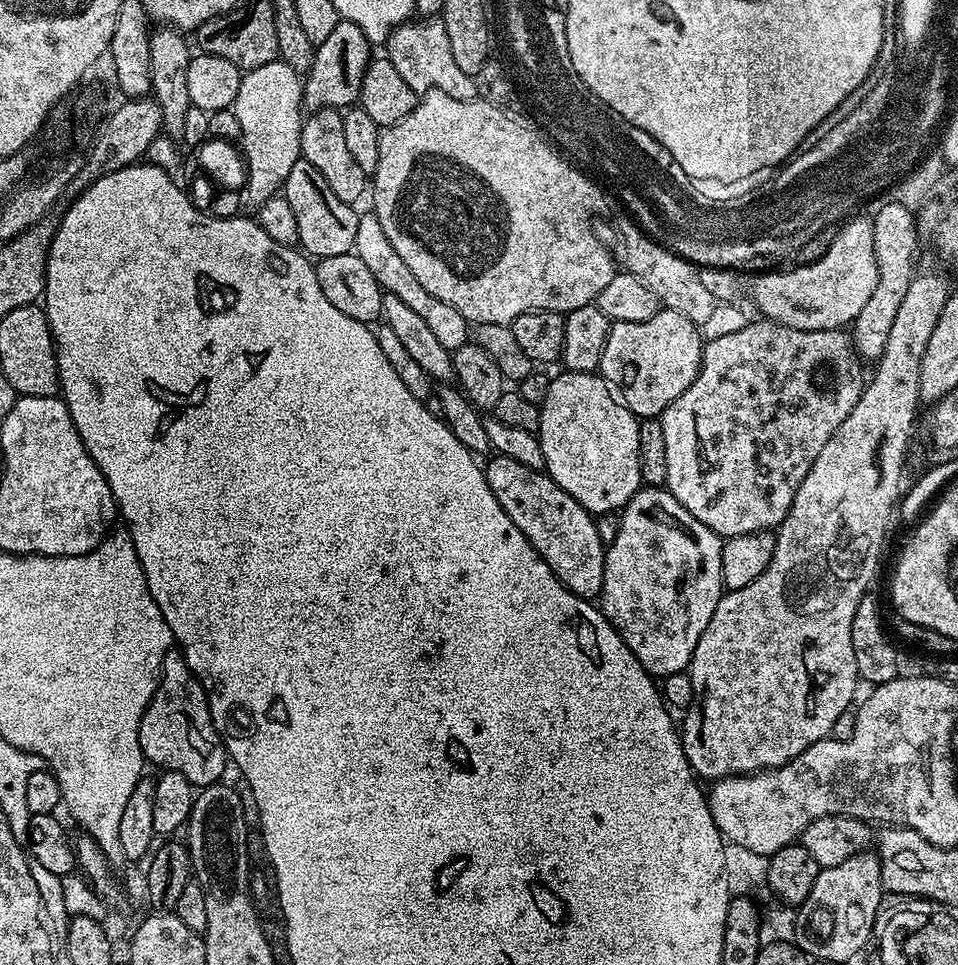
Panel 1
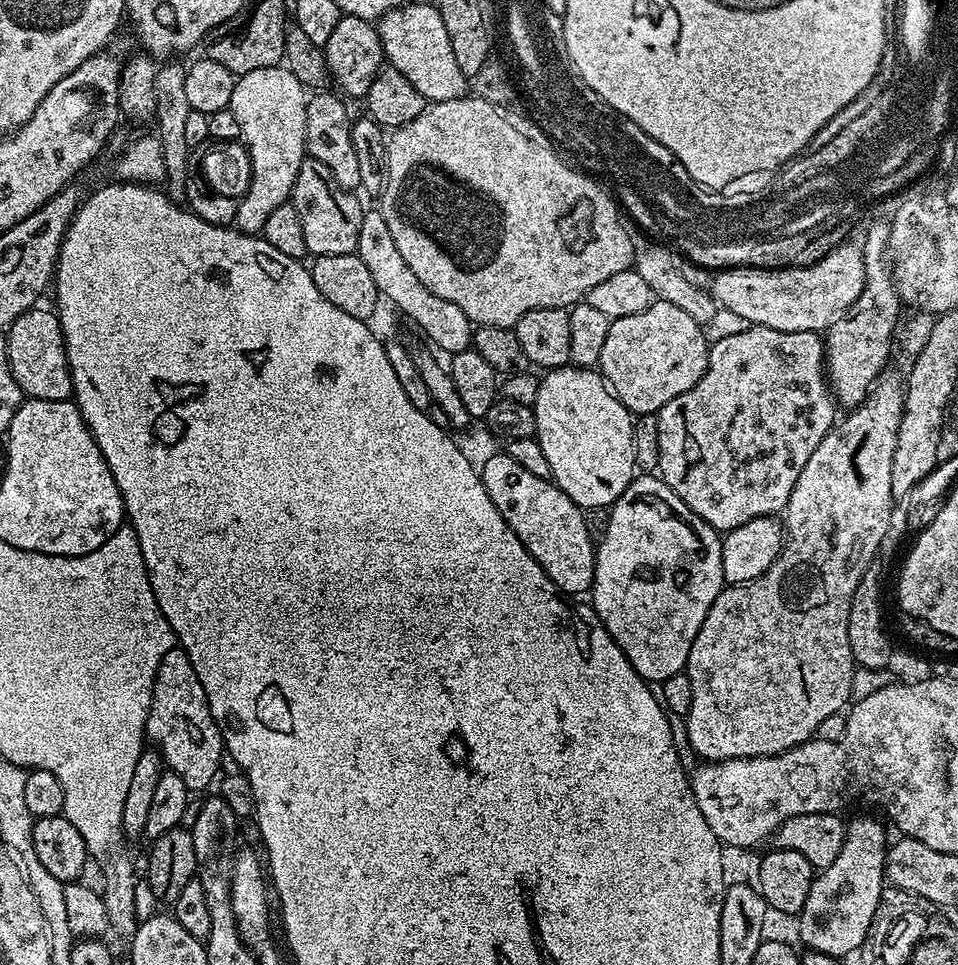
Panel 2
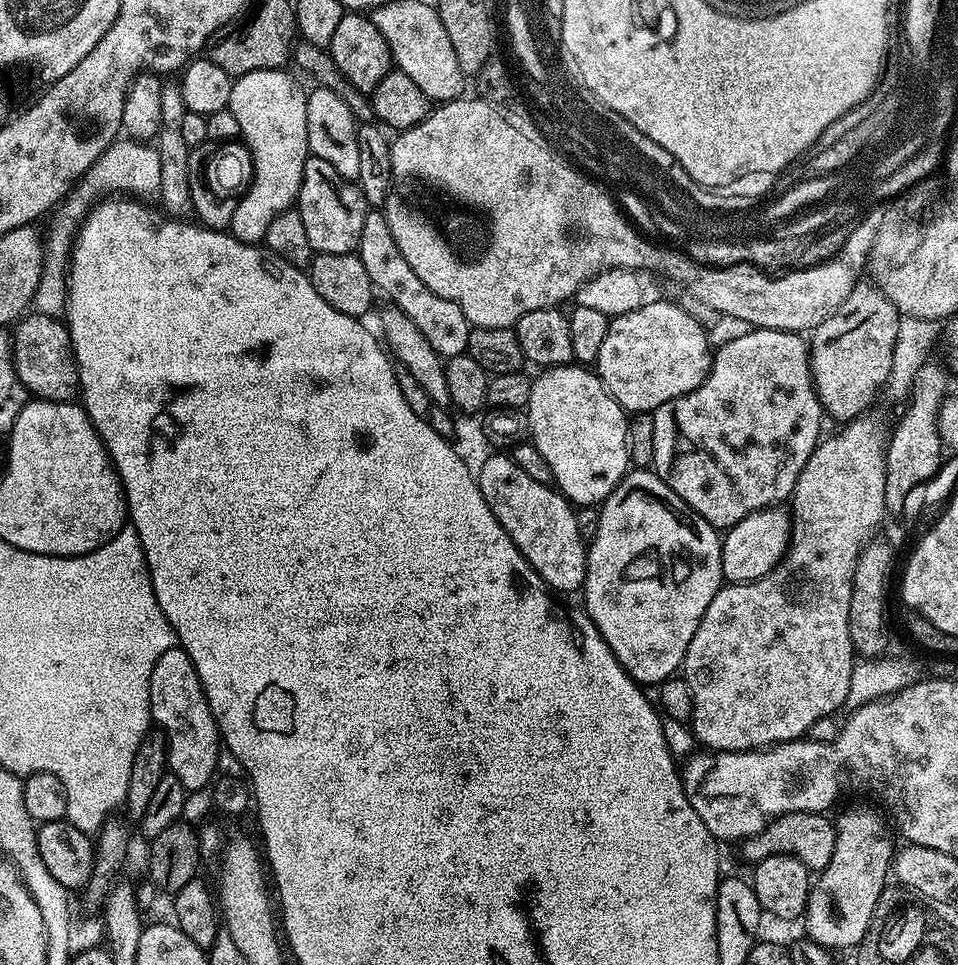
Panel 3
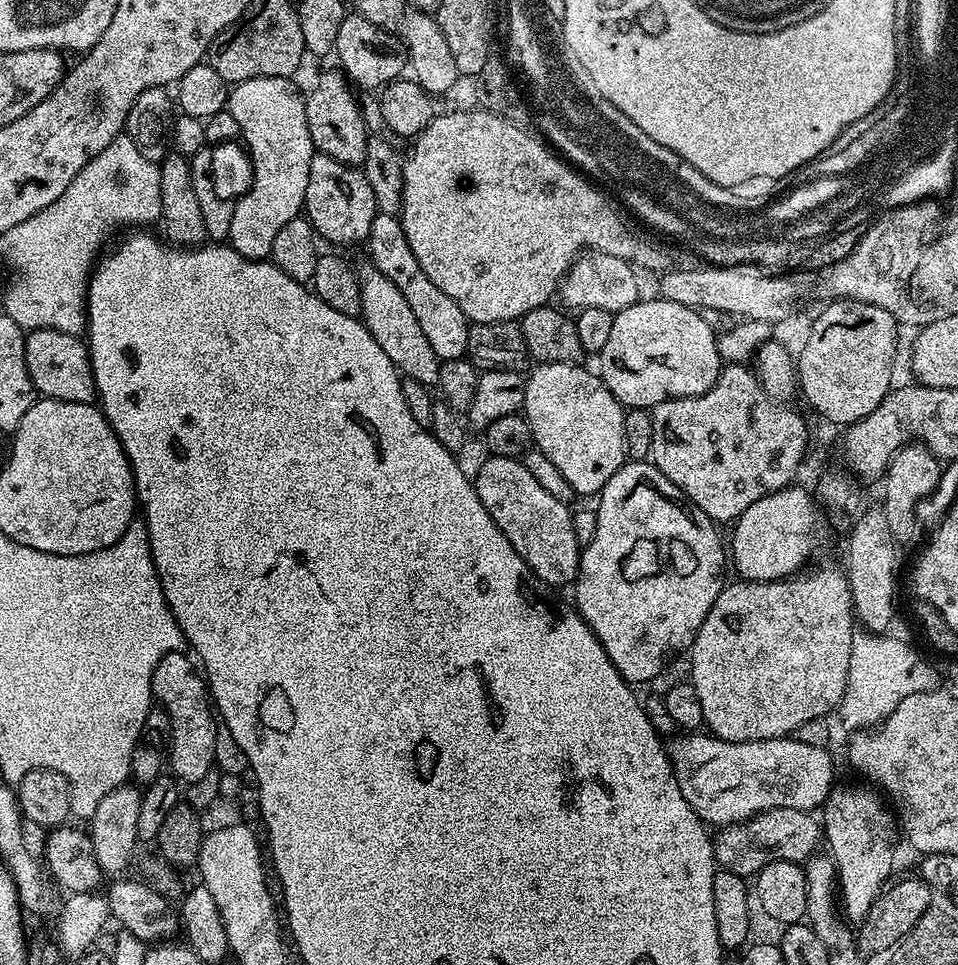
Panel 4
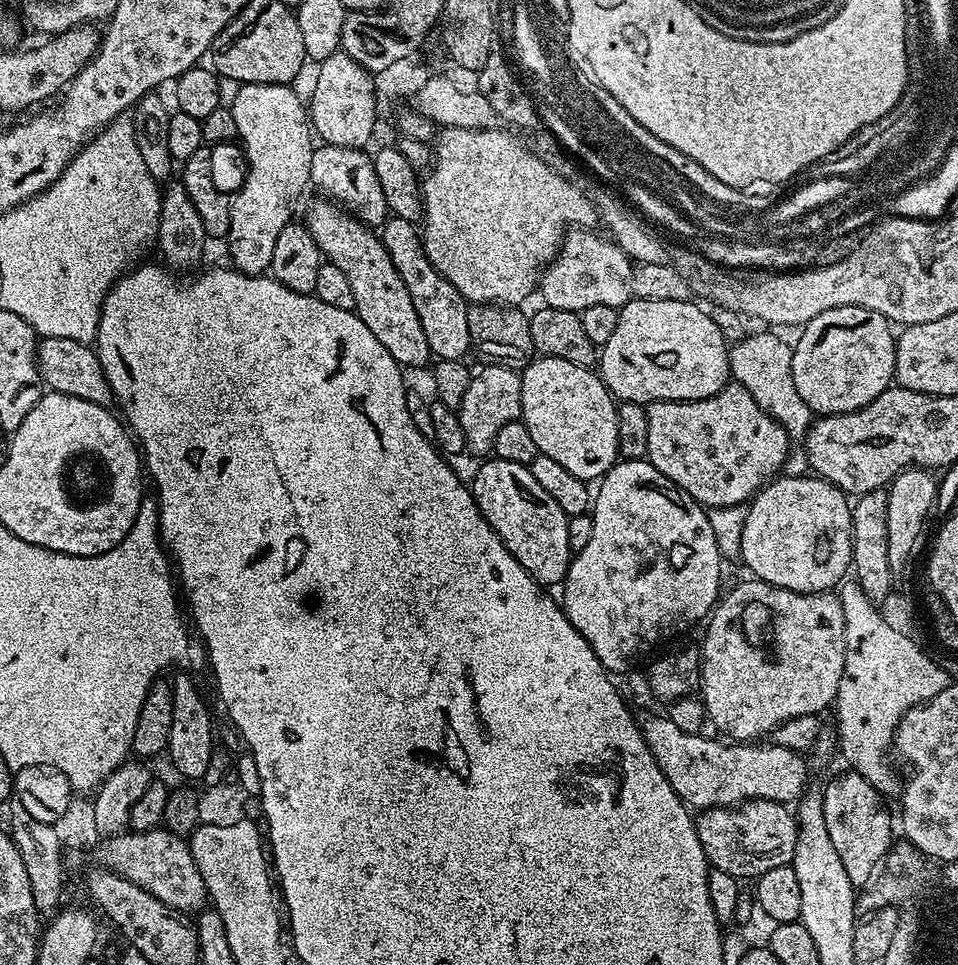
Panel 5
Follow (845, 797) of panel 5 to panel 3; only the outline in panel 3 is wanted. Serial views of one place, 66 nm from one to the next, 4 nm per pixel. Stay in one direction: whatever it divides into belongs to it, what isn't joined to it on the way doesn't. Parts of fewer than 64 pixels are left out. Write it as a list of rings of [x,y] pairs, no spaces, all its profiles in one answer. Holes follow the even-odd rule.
[[[848,808],[834,820],[836,826],[834,854],[831,862],[819,873],[812,891],[809,893],[808,905],[802,924],[806,926],[805,935],[824,948],[854,948],[864,940],[865,932],[870,924],[870,917],[876,905],[876,894],[887,887],[887,876],[890,876],[892,863],[896,853],[896,845],[885,822],[868,808]]]

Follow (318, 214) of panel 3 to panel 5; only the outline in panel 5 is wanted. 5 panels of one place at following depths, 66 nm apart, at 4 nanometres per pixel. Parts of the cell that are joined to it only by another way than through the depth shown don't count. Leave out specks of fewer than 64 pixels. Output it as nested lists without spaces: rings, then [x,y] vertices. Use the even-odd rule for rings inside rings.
[[[321,143],[313,147],[310,158],[310,184],[314,189],[321,188],[327,199],[337,203],[345,212],[356,217],[362,224],[376,230],[389,219],[386,196],[382,194],[382,185],[378,183],[378,174],[374,170],[372,156],[363,148],[347,148]]]

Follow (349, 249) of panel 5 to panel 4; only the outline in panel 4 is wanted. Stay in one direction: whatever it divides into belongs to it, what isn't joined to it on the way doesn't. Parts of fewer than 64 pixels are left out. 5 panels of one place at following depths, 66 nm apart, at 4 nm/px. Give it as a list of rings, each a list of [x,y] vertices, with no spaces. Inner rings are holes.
[[[361,267],[359,274],[362,290],[362,323],[374,342],[382,346],[386,358],[394,362],[401,377],[417,380],[426,386],[439,385],[442,361],[438,354],[434,354],[422,326],[418,326],[414,310],[410,310],[406,298],[402,298],[402,290],[398,290],[398,286],[394,286],[394,282],[390,282],[390,278],[386,278],[386,274],[377,268]]]

